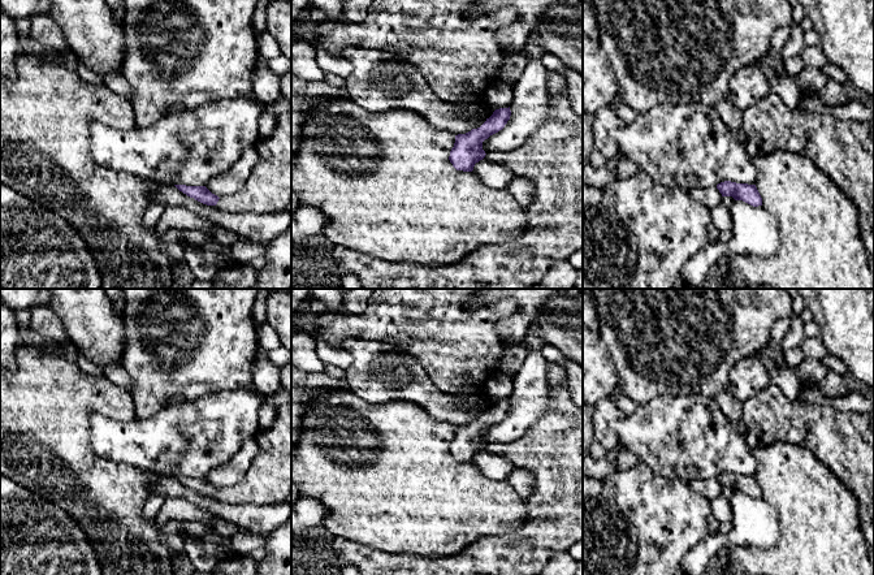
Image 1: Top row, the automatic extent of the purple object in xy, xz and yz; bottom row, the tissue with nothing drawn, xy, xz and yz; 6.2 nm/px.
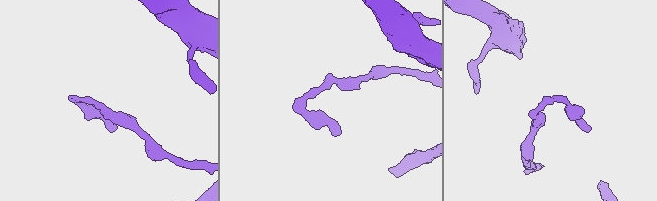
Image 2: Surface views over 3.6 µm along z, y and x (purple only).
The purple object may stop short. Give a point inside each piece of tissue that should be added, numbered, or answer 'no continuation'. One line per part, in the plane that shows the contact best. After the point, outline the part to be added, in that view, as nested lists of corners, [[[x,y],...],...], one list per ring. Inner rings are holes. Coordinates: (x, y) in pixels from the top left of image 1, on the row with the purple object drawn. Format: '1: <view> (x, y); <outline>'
no continuation

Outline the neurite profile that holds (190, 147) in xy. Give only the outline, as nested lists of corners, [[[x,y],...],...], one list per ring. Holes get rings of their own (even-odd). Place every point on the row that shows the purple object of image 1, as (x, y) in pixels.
[[[234,98],[164,113],[153,125],[127,131],[92,122],[90,150],[94,161],[109,170],[130,173],[157,185],[205,186],[238,161],[246,148],[255,147],[259,117],[264,111],[256,98]]]

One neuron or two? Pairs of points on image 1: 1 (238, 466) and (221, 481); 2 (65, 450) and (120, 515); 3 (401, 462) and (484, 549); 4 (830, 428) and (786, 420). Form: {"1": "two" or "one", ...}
{"1": "one", "2": "one", "3": "two", "4": "one"}

